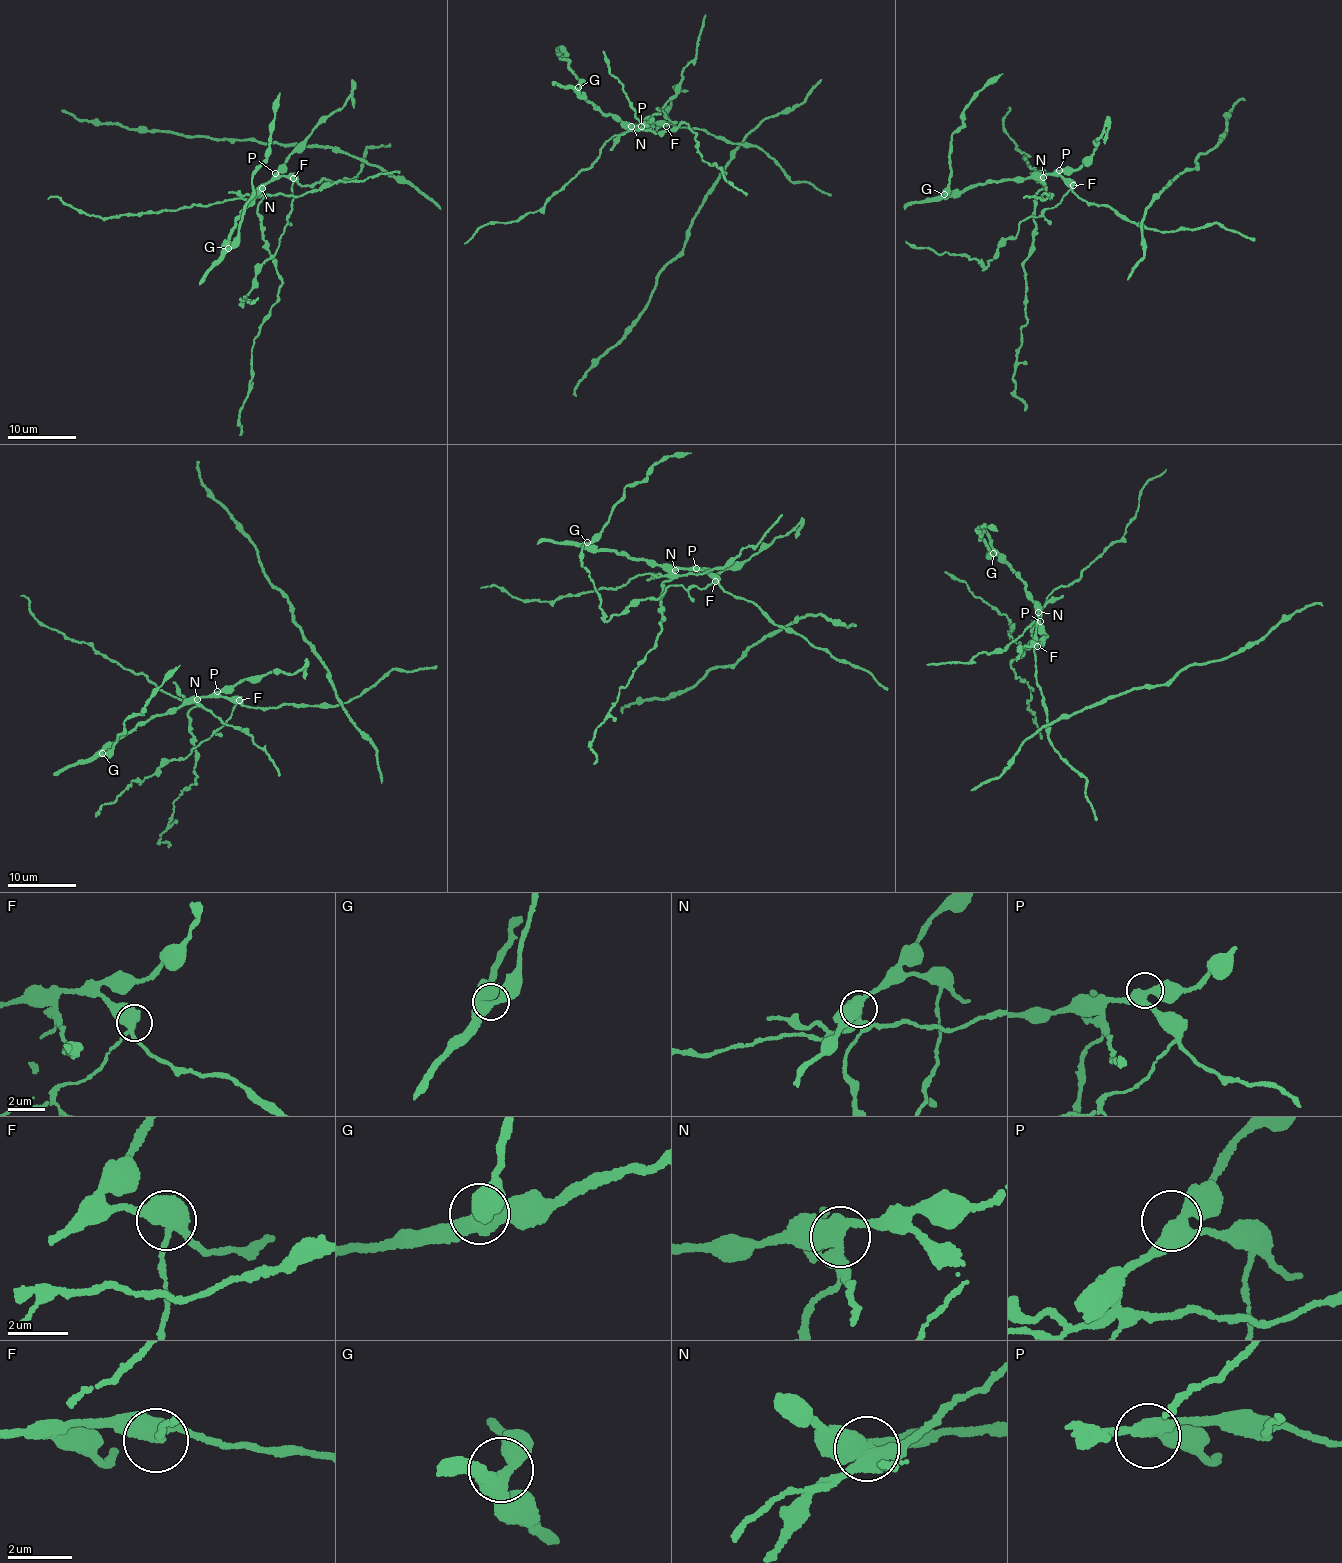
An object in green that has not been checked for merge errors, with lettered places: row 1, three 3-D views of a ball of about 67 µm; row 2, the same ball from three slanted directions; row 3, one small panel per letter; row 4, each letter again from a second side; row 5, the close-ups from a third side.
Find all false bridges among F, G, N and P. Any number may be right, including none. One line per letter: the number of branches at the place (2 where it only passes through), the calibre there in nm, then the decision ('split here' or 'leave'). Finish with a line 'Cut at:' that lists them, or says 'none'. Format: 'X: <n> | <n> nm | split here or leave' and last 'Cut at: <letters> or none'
F: 3 | 420 nm | split here
G: 3 | 360 nm | leave
N: 3 | 420 nm | split here
P: 3 | 360 nm | leave
Cut at: F, N

